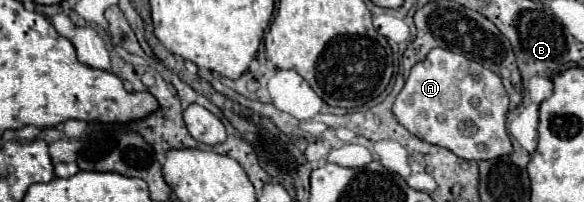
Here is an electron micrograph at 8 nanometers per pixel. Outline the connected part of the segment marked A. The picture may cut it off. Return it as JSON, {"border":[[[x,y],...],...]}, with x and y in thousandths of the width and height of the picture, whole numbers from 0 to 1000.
{"border":[[[755,233],[738,243],[738,262],[731,262],[731,282],[704,342],[704,361],[693,401],[693,431],[687,441],[687,460],[680,470],[680,490],[673,510],[676,589],[700,658],[717,678],[721,698],[769,738],[796,797],[848,787],[858,767],[872,767],[878,748],[875,688],[865,639],[868,540],[872,540],[872,490],[868,490],[865,431],[844,351],[830,342],[827,322],[820,322],[786,262],[776,262],[769,243],[755,243]]]}

